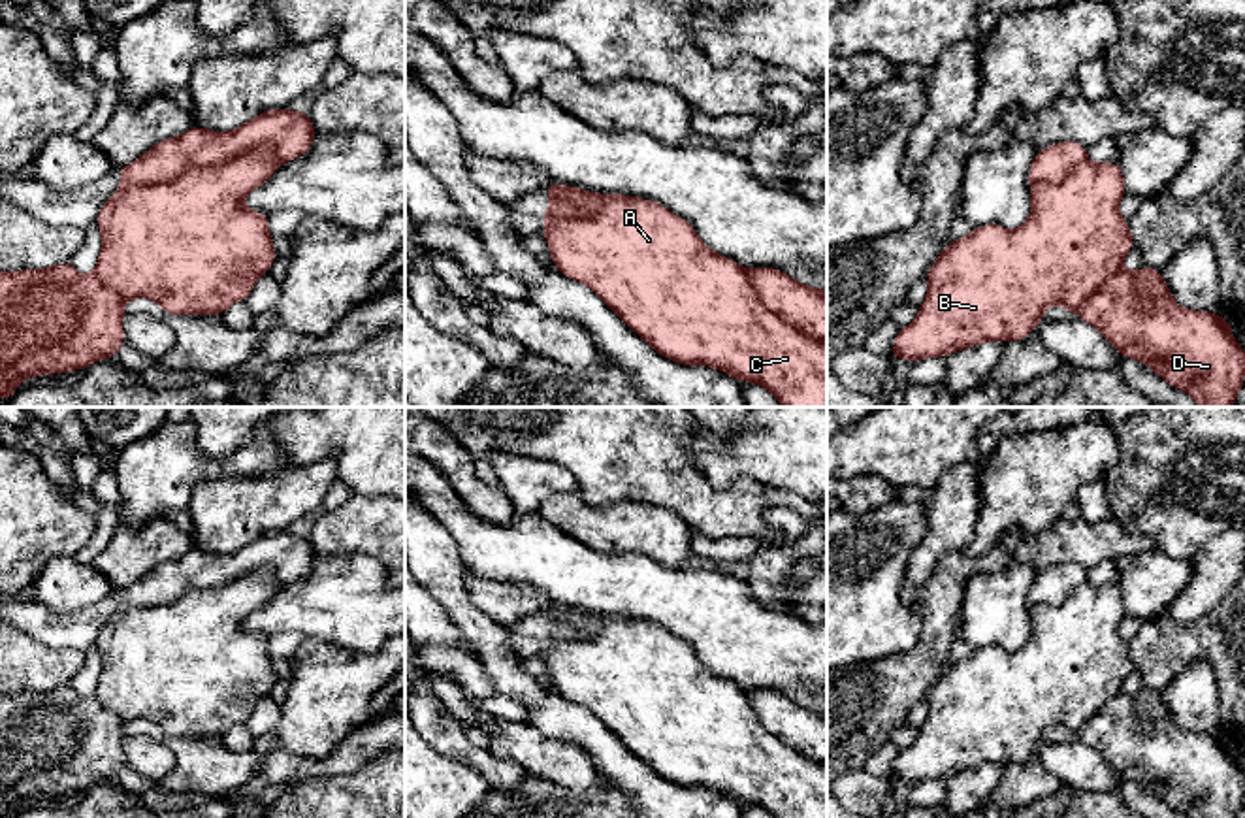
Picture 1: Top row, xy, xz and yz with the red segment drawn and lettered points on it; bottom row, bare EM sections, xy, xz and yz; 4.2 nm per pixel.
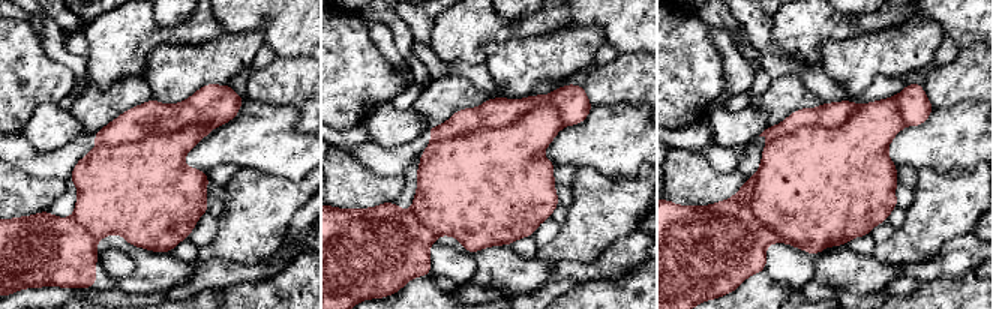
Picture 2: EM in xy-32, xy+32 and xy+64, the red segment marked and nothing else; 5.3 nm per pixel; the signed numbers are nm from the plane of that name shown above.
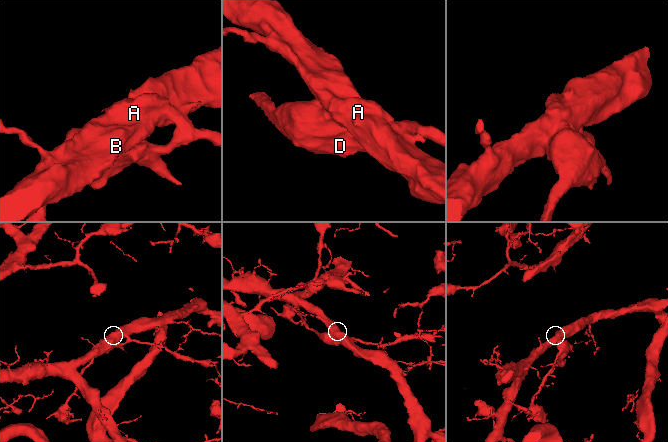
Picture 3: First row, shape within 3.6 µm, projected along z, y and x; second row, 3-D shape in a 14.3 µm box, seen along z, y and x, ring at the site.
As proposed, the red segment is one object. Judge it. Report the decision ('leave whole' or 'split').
split

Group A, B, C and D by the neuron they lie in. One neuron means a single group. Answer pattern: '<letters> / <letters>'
A B C / D

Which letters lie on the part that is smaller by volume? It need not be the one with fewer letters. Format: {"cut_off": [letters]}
{"cut_off": ["D"]}

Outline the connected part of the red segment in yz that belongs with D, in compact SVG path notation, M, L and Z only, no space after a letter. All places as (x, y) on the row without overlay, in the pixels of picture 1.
M1119 692L1075 737L1121 777L1149 788L1190 818L1237 818L1245 775L1219 735L1183 731L1160 692Z

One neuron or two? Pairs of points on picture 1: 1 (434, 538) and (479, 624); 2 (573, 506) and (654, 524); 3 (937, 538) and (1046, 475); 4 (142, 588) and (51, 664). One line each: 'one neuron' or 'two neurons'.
1: one neuron
2: one neuron
3: one neuron
4: two neurons

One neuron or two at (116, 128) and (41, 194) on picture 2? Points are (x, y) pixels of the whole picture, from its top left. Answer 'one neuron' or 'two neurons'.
two neurons

